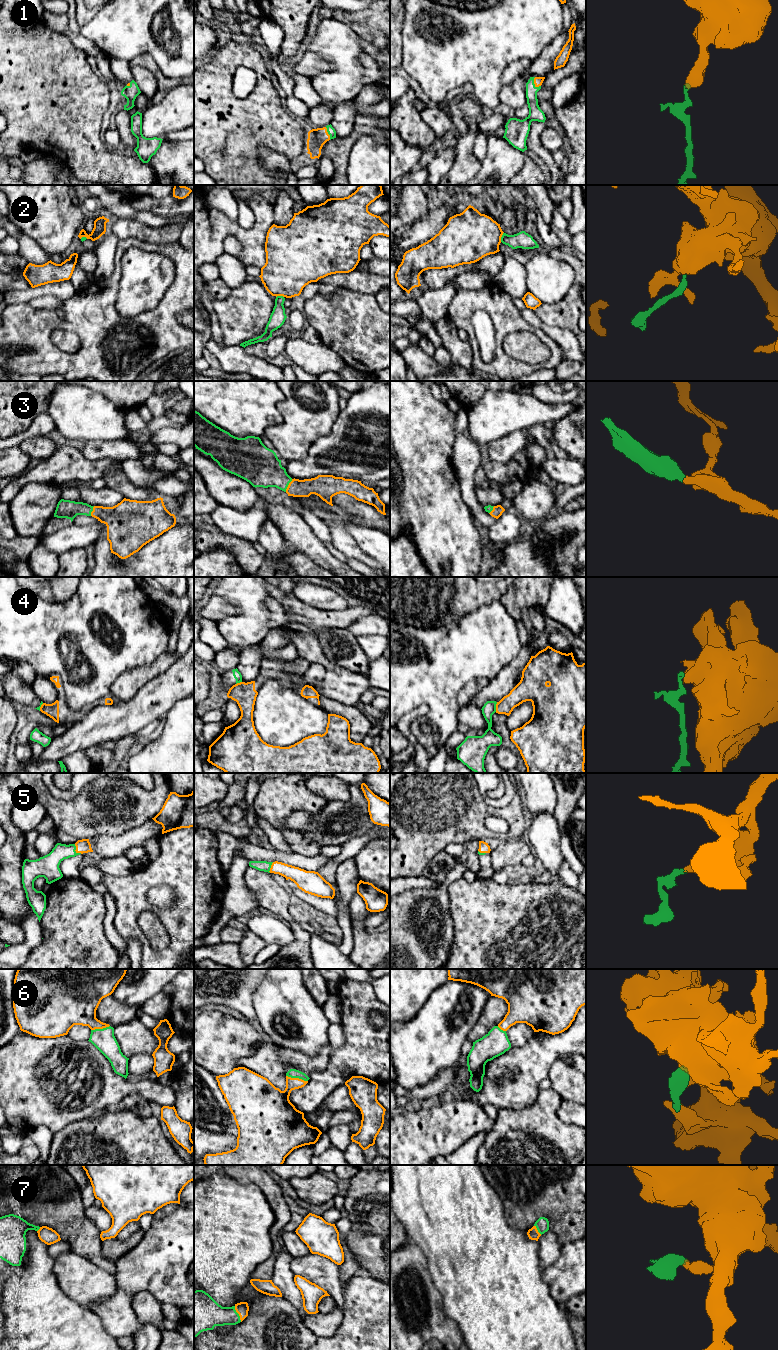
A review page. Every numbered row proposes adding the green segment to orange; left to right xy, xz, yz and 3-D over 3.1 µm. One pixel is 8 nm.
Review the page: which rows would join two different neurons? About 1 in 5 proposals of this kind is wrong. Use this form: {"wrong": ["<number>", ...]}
{"wrong": ["2", "4"]}

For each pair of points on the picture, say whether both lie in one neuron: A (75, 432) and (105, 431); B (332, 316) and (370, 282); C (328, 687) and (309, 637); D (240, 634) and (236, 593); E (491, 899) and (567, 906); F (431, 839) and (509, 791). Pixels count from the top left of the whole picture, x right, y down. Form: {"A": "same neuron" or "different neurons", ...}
{"A": "same neuron", "B": "different neurons", "C": "same neuron", "D": "same neuron", "E": "same neuron", "F": "different neurons"}

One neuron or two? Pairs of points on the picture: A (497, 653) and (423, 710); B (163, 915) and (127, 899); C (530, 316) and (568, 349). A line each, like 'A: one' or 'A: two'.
A: two
B: one
C: one

